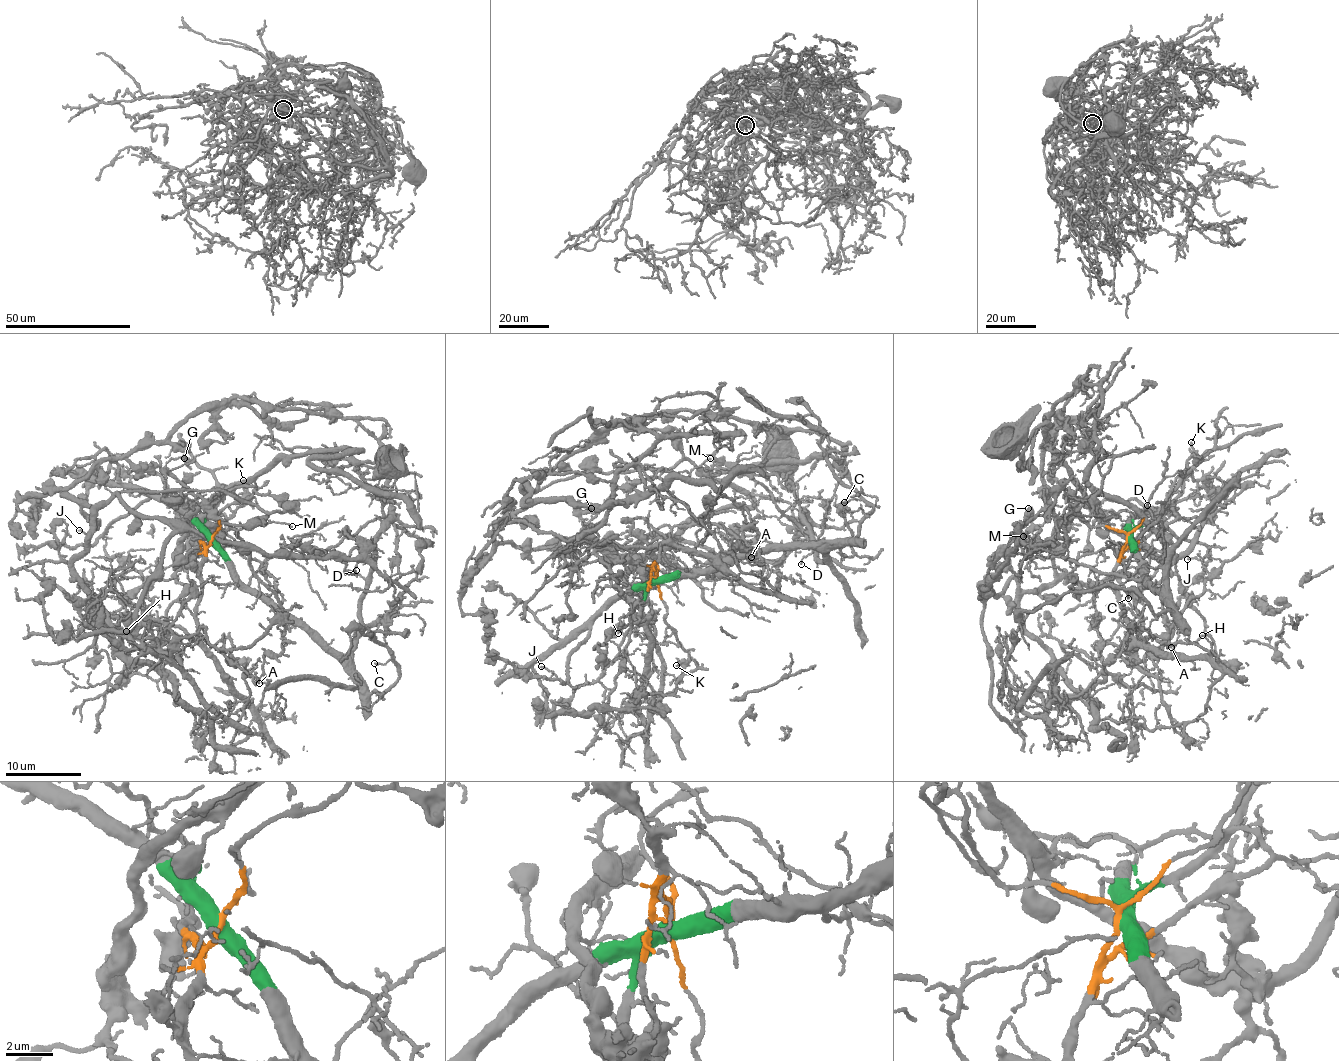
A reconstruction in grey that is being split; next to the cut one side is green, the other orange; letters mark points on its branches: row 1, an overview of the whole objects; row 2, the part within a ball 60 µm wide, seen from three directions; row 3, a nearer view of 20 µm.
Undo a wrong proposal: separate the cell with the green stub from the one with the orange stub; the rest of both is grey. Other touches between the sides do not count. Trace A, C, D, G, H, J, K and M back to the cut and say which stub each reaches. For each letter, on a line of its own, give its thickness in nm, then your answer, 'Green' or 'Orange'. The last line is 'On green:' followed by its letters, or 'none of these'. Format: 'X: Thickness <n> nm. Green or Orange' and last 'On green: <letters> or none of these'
A: Thickness 140 nm. Orange
C: Thickness 100 nm. Green
D: Thickness 100 nm. Green
G: Thickness 110 nm. Green
H: Thickness 120 nm. Orange
J: Thickness 110 nm. Green
K: Thickness 110 nm. Orange
M: Thickness 90 nm. Green
On green: C, D, G, J, M

